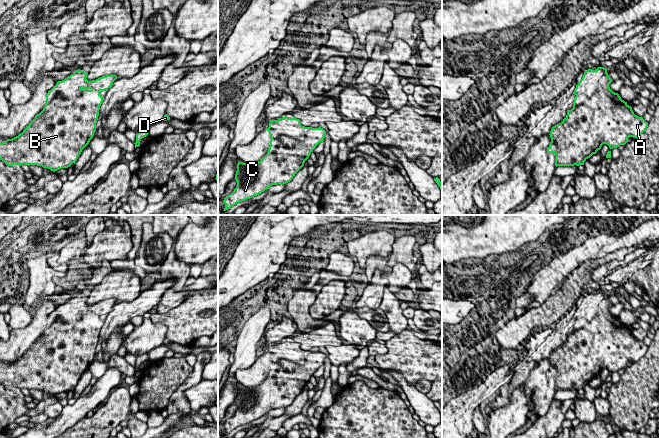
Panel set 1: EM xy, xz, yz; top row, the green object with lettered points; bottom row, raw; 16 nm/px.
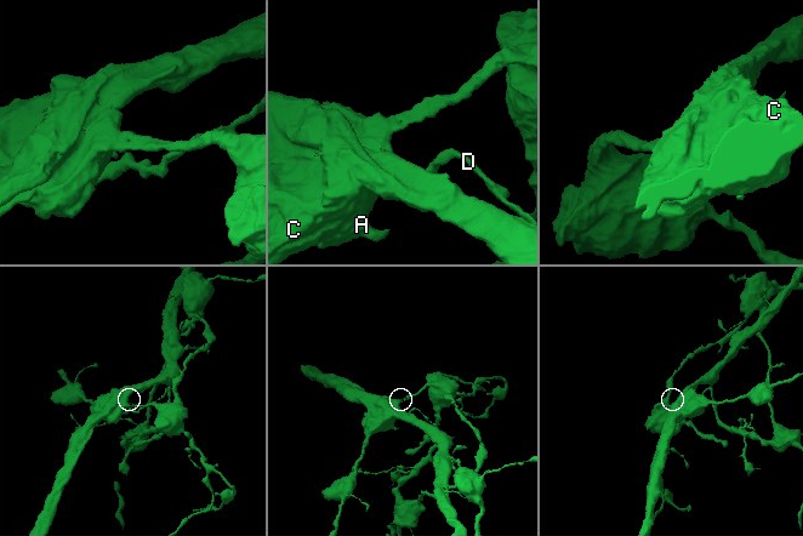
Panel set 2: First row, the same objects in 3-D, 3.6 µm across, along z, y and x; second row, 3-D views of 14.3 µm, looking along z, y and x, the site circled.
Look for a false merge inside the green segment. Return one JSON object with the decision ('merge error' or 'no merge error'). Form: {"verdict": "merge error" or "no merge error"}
{"verdict": "merge error"}

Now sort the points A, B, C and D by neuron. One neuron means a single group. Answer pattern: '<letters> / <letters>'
A B C / D

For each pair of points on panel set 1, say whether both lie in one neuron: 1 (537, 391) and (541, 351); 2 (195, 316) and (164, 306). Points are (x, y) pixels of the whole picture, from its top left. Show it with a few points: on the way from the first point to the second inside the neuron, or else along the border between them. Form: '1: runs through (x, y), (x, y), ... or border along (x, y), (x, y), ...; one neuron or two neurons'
1: border along (548, 358), (544, 358), (536, 366); two neurons
2: border along (185, 299), (163, 313), (156, 313); two neurons

